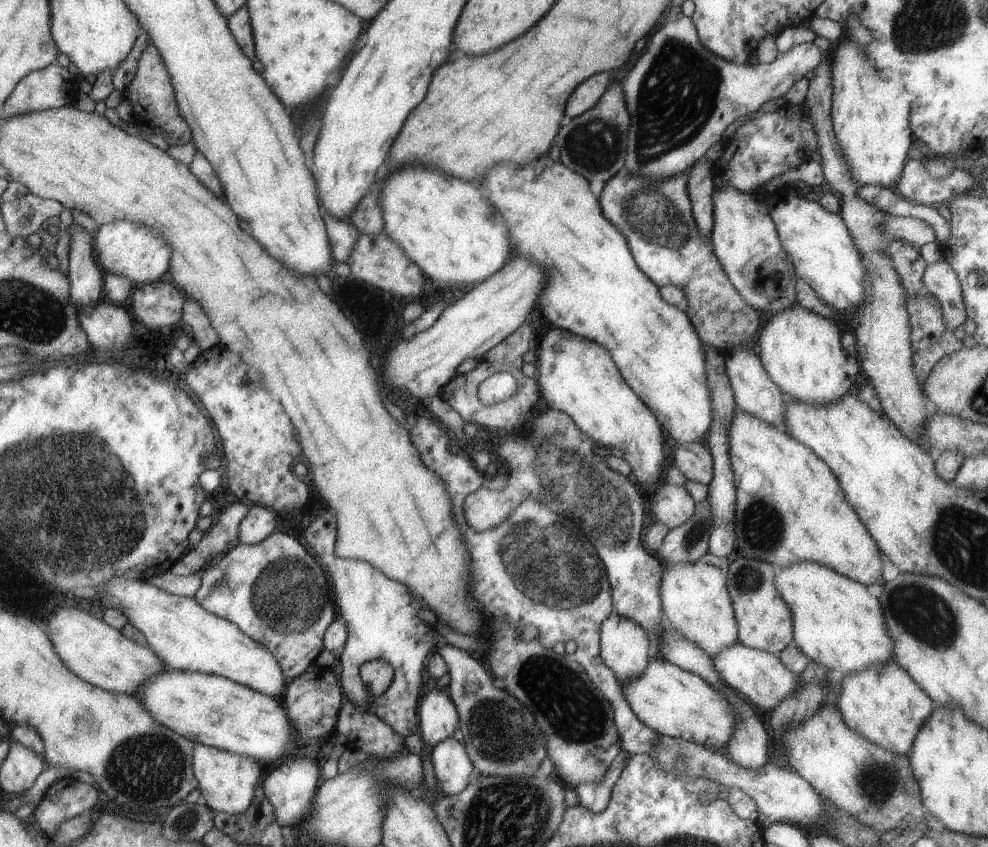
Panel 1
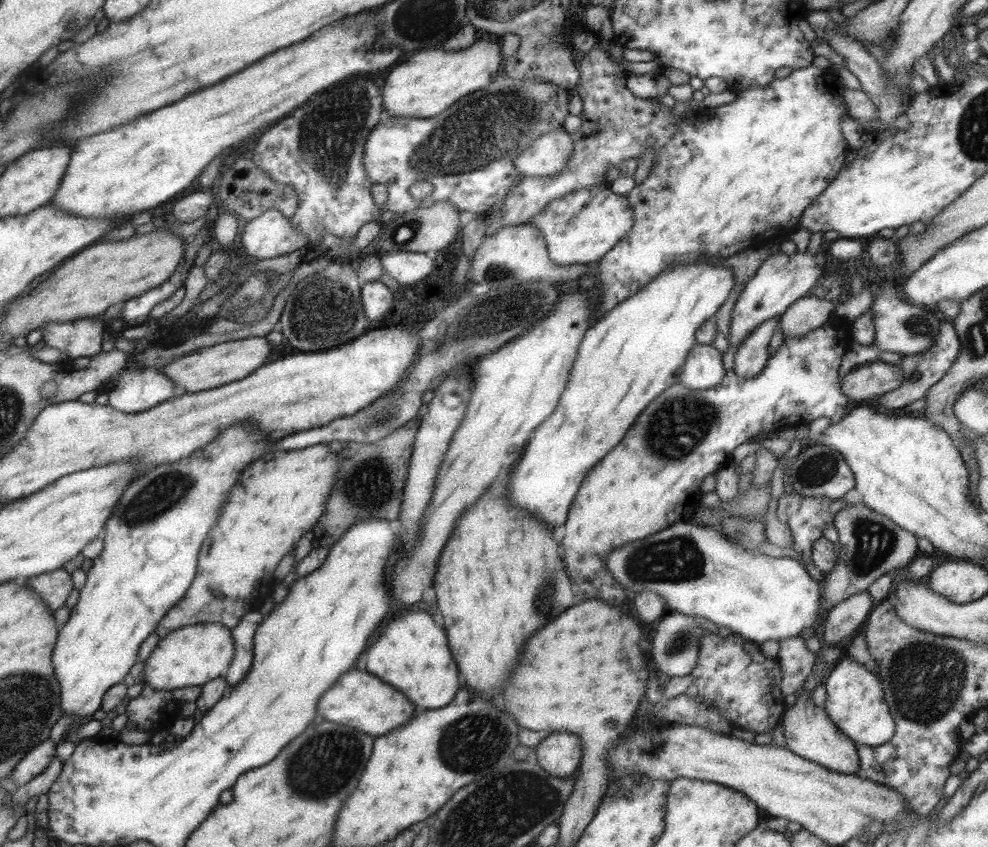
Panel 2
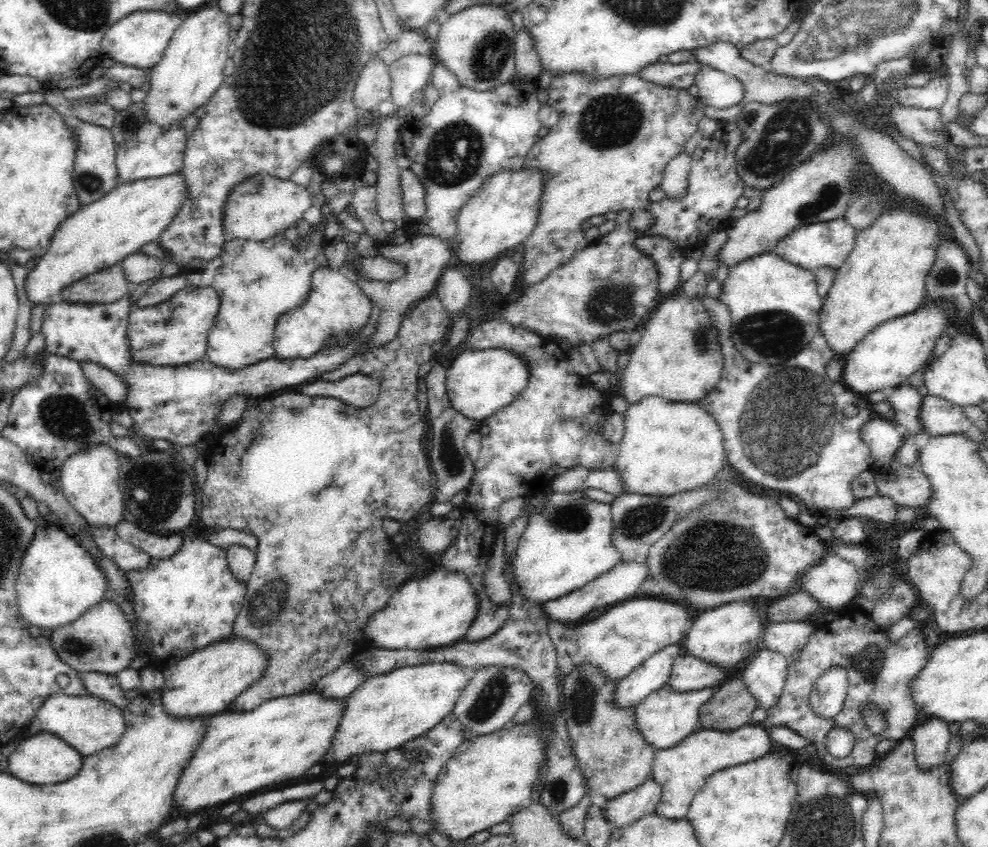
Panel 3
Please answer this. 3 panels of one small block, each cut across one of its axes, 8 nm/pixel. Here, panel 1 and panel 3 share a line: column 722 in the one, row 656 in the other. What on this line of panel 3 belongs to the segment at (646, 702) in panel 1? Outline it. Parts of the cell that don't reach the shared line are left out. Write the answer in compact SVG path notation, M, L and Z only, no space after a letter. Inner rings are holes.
M728 602L695 612L692 627L683 638L682 645L690 655L737 671L760 650L762 632L764 624L760 618L760 610L752 602Z

